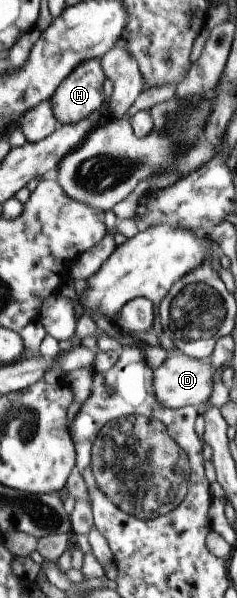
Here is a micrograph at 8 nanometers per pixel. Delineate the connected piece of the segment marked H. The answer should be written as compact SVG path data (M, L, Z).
M99 59L79 63L48 99L56 125L73 124L98 114L104 101L104 78Z

